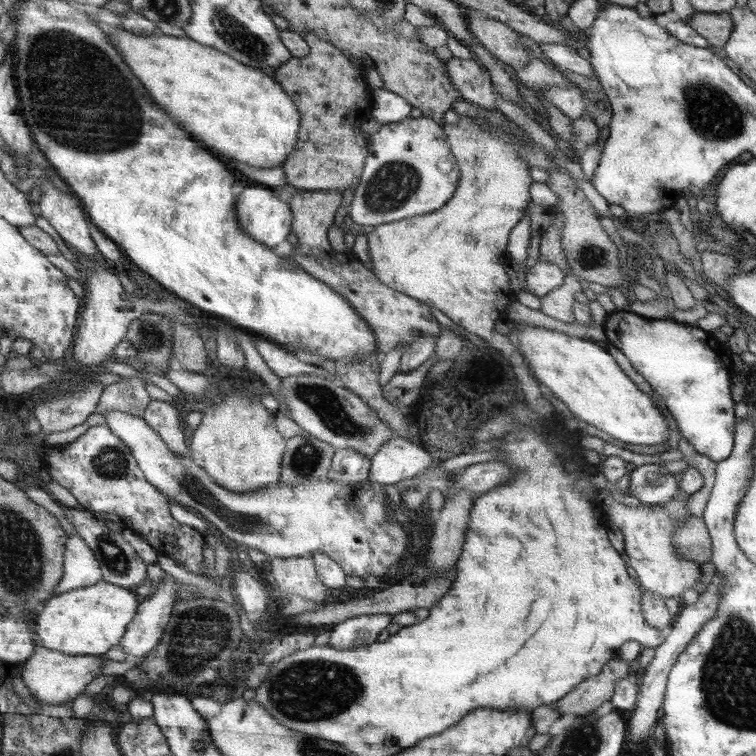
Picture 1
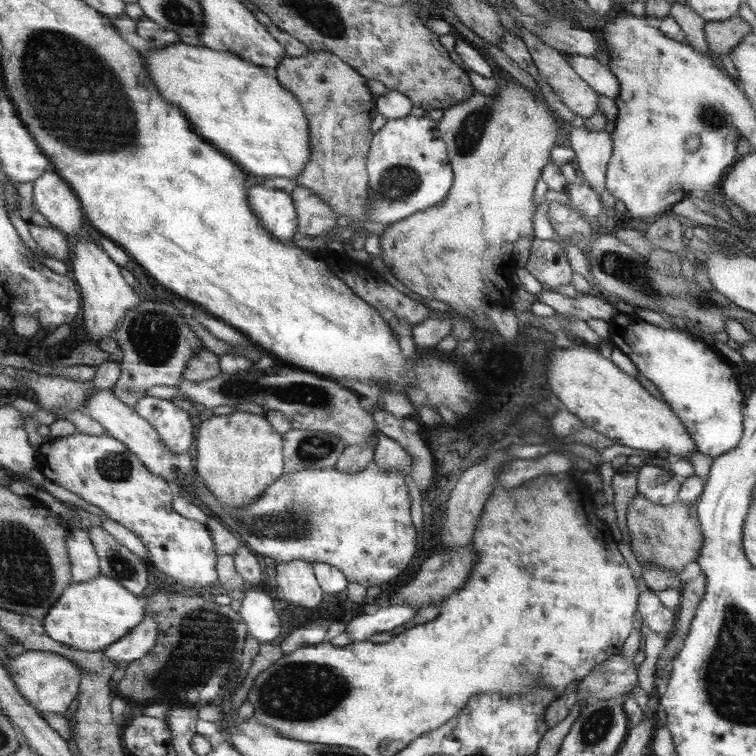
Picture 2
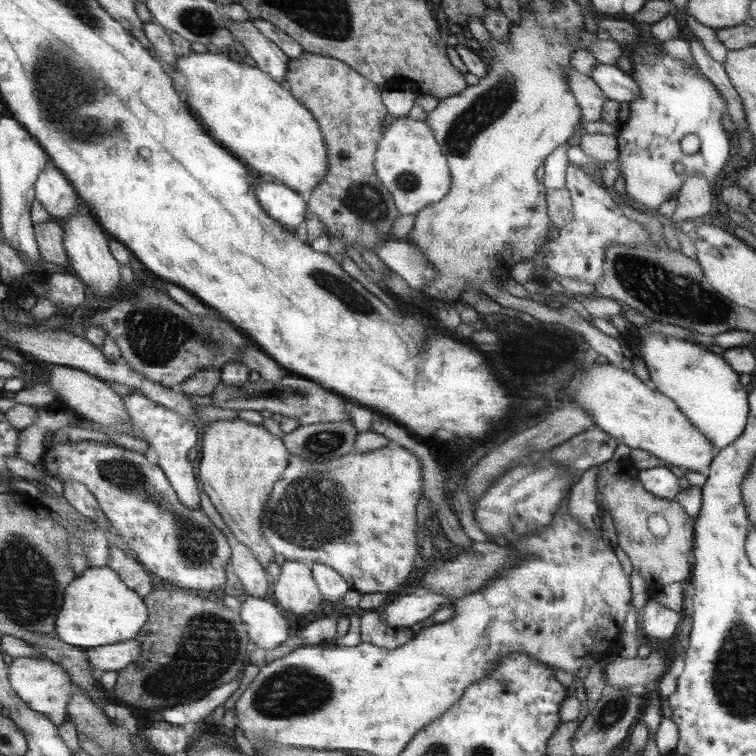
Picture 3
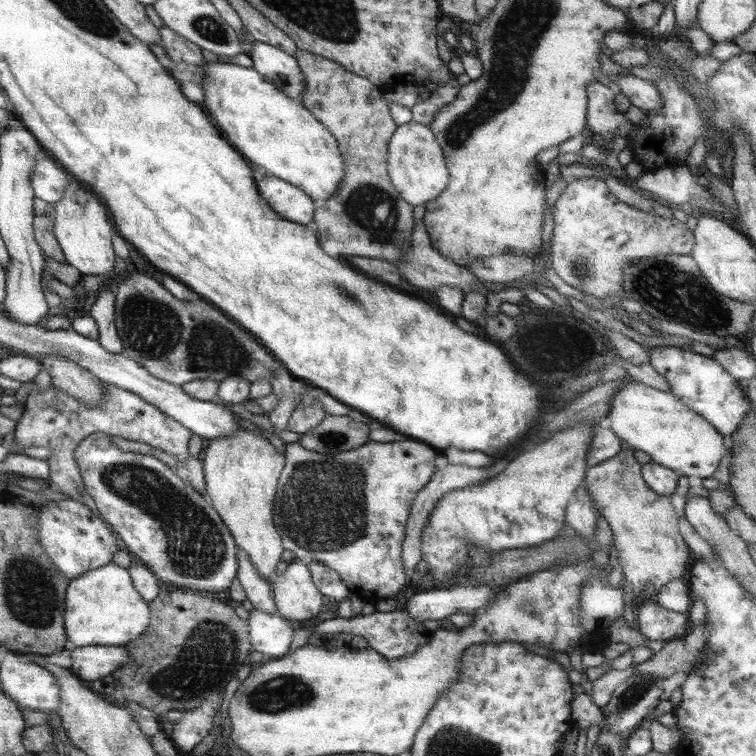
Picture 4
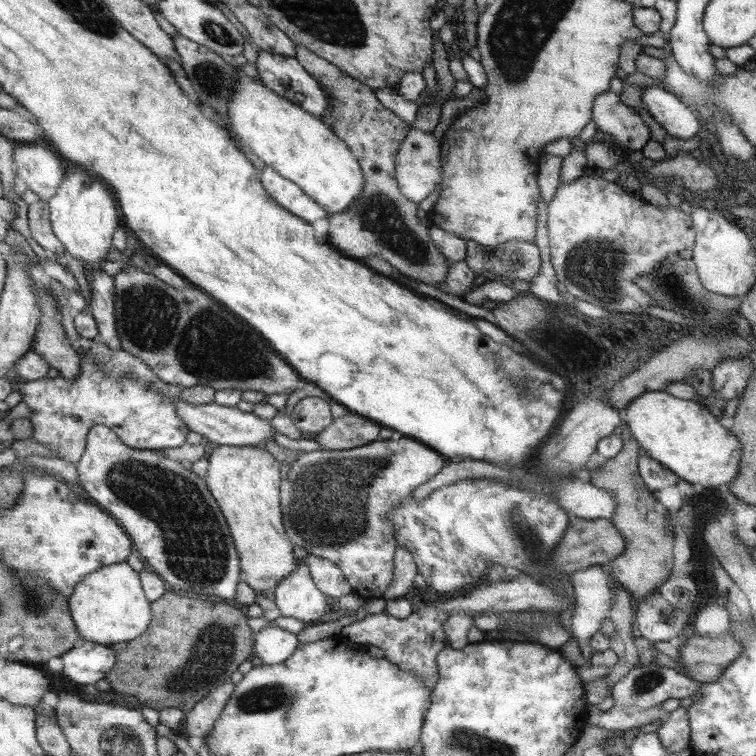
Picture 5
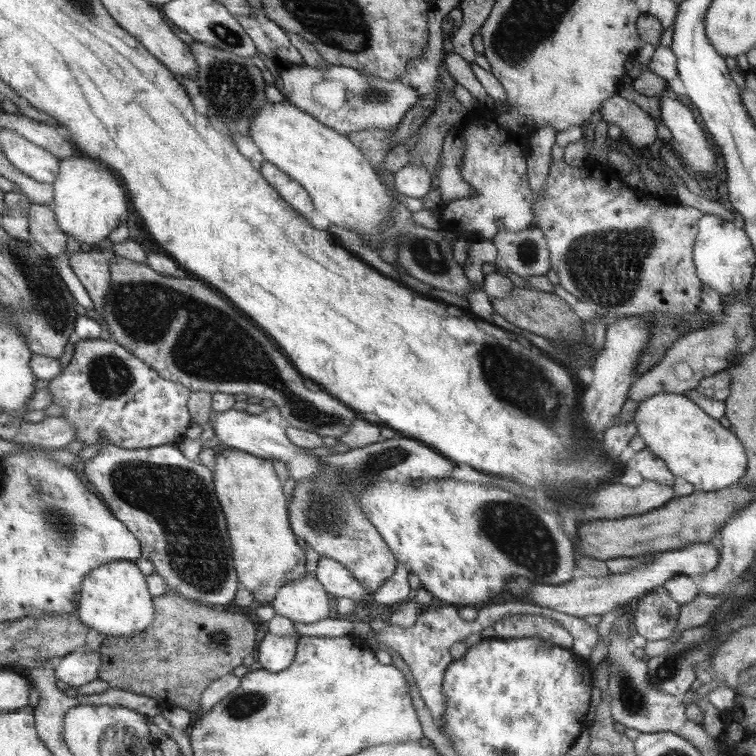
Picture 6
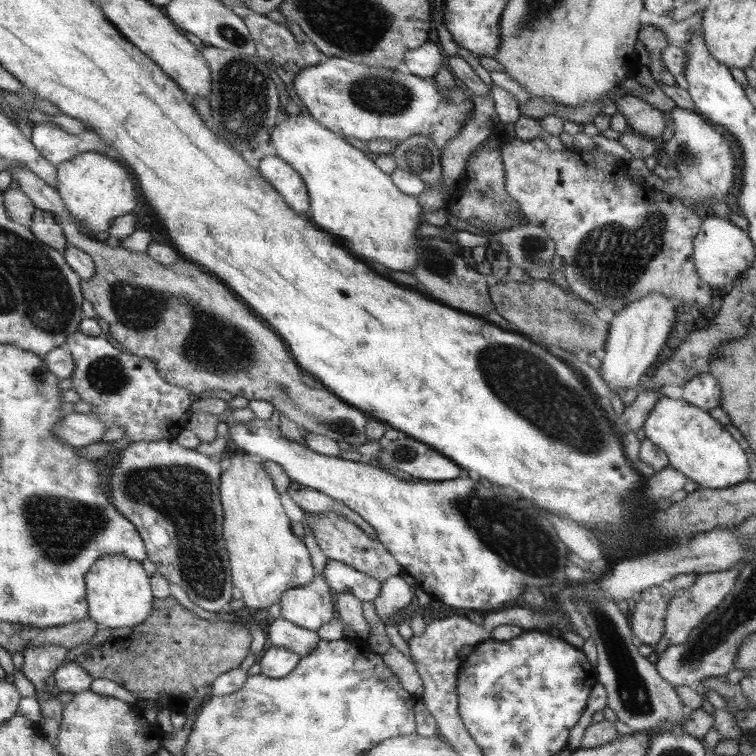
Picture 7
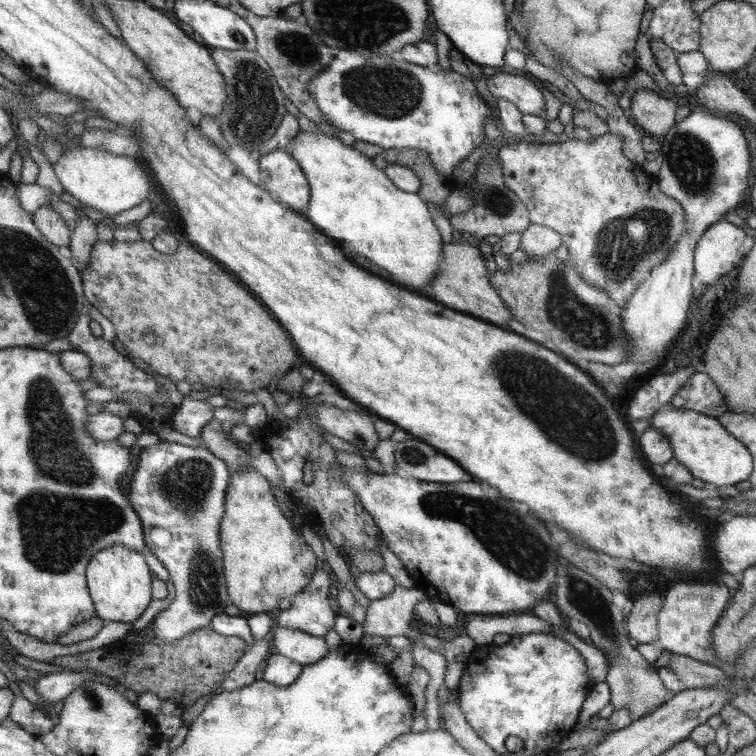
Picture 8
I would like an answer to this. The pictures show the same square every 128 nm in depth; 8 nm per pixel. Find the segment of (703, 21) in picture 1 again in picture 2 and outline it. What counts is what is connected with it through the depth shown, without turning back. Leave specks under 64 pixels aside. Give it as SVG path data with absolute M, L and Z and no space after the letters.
M736 15L722 22L706 21L703 31L712 54L728 55L752 32L752 27L742 17Z

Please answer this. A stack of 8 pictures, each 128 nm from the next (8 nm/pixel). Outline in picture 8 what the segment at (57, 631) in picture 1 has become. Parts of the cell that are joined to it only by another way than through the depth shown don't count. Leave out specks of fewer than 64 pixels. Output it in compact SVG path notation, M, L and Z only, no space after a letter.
M122 543L98 551L94 560L88 564L88 580L90 597L94 596L97 616L106 621L134 623L153 600L152 586L155 578L146 566L146 560L141 552L130 550Z

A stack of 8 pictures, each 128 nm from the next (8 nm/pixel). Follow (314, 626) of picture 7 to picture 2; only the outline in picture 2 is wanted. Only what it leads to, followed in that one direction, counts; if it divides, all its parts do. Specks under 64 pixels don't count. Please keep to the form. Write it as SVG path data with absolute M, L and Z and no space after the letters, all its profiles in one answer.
M304 560L278 562L275 569L278 598L309 609L321 604L325 592L318 584L313 563Z

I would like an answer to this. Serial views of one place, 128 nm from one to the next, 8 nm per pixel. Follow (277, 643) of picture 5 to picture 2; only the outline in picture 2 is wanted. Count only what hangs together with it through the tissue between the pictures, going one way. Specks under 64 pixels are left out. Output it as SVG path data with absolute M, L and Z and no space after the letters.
M251 586L244 593L246 597L241 600L239 612L251 628L250 636L258 639L260 644L280 638L280 619L274 608L274 599L267 596L260 586Z

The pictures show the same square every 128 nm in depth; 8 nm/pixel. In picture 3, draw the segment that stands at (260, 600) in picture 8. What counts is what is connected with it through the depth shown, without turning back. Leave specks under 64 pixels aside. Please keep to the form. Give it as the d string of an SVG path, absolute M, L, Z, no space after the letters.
M238 417L208 424L202 436L200 454L198 480L202 481L204 492L236 541L246 544L263 567L274 562L274 549L262 536L261 519L269 506L273 487L280 482L280 474L284 474L284 468L289 464L289 449L284 448L282 440L270 434L264 426Z

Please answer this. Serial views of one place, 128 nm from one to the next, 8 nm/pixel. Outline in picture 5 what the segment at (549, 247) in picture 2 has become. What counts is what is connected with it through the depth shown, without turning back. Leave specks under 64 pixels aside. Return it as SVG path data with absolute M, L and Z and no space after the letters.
M582 176L569 184L559 184L547 206L547 230L552 265L559 282L578 299L592 302L611 313L642 313L648 306L656 305L653 297L642 291L637 279L656 271L663 262L691 260L696 232L692 227L692 215L680 208L659 207L642 197L626 194L618 184L608 180L596 180Z

